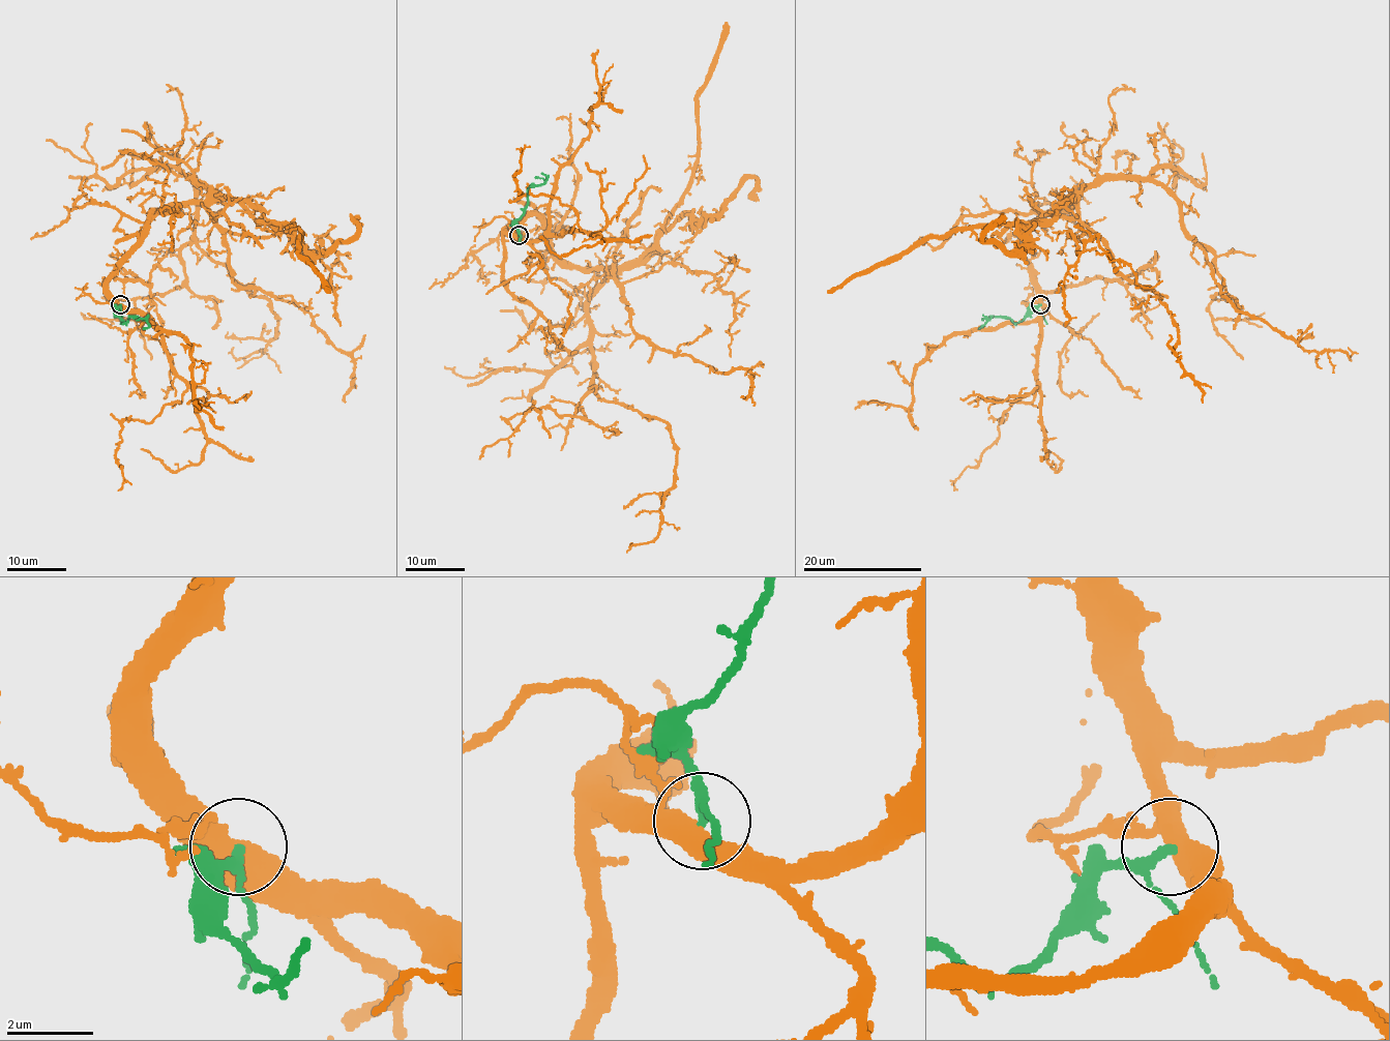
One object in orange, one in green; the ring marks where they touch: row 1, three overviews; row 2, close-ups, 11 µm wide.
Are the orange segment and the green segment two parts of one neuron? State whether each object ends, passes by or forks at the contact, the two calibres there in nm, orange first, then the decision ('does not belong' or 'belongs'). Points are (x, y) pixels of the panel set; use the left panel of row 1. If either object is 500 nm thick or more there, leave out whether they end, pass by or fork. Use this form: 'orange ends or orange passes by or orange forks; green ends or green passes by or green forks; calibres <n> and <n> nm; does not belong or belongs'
orange forks; green passes by; calibres 440 and 180 nm; does not belong

